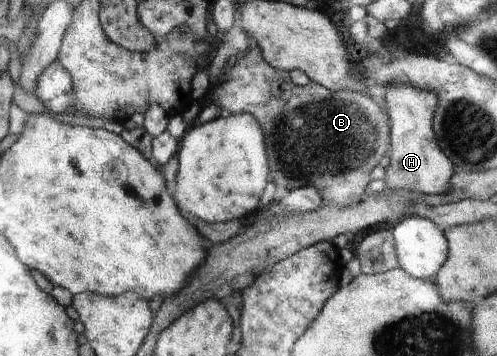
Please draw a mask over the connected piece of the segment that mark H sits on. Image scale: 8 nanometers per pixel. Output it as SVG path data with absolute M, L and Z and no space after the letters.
M410 84L388 85L383 107L390 125L390 165L385 168L384 182L392 191L422 192L423 194L446 194L450 192L450 178L456 168L438 147L432 129L434 114L438 108L438 96L424 88Z

